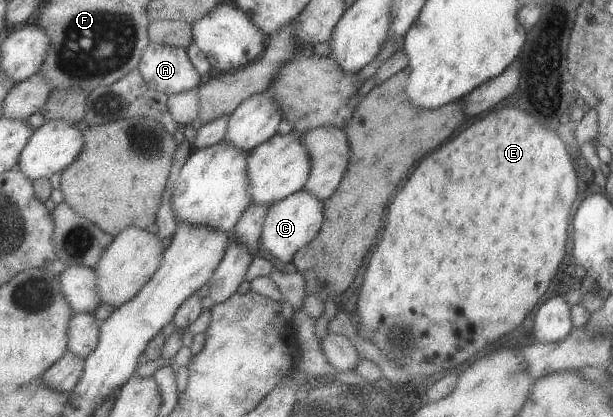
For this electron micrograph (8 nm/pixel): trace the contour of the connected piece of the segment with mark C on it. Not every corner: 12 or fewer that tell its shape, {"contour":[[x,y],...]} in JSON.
{"contour":[[304,189],[269,206],[259,246],[290,262],[317,236],[322,202]]}

